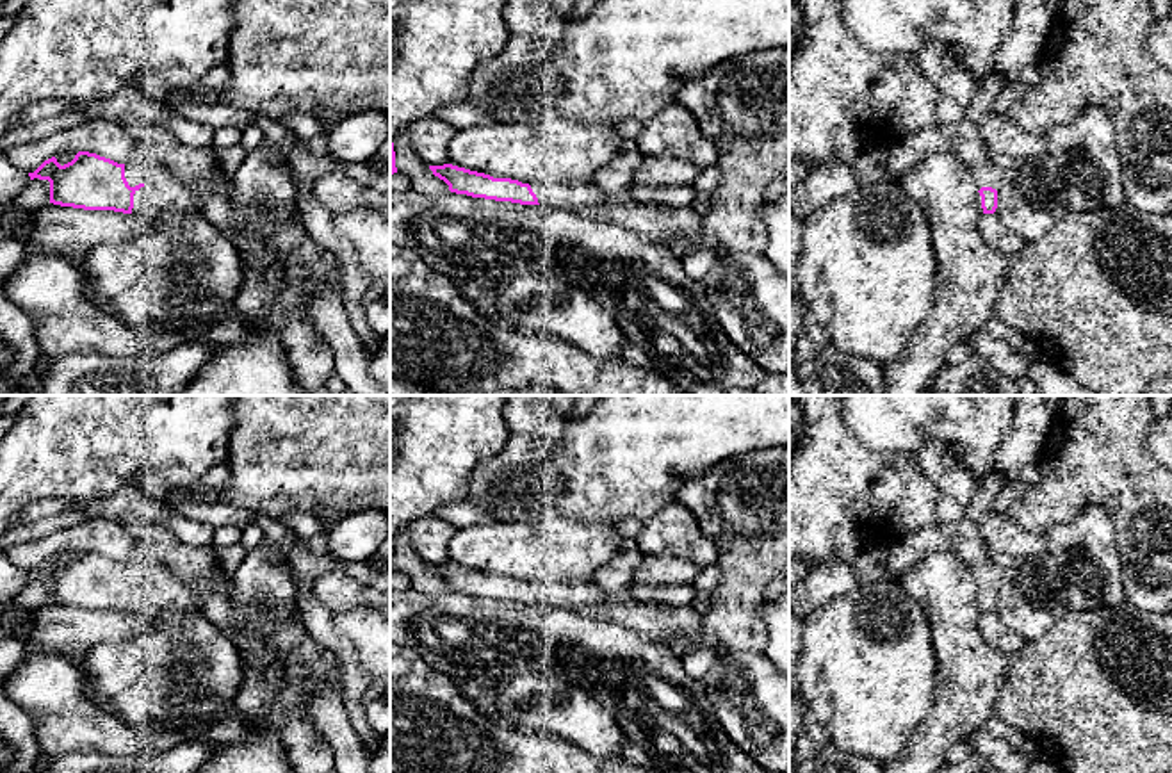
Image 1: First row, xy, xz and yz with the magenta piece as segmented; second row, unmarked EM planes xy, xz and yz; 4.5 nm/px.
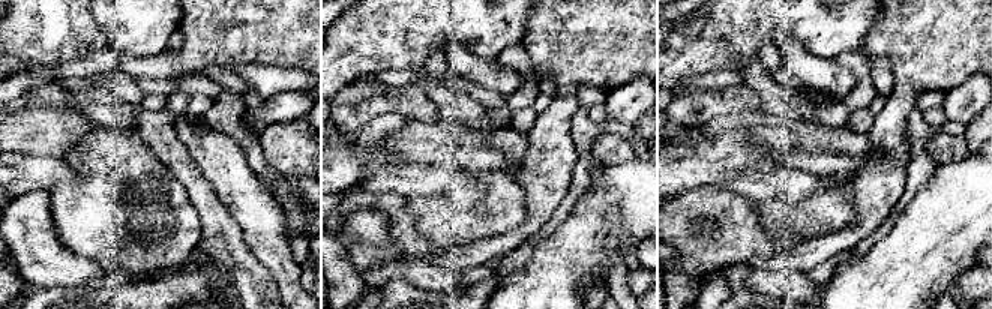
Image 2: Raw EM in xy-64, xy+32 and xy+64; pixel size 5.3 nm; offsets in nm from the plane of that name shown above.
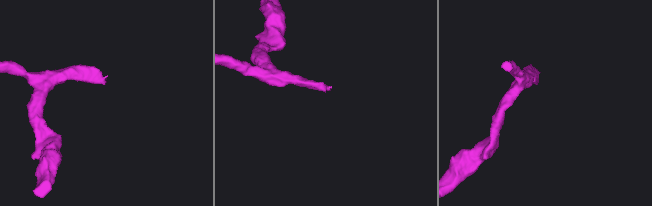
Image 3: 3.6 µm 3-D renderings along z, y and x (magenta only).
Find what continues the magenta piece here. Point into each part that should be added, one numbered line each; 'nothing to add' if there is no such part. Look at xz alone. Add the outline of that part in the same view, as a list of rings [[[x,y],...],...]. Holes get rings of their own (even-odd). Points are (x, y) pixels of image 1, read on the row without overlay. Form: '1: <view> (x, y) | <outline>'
1: xz (659, 624) | [[[531,582],[540,604],[565,607],[577,614],[620,623],[639,636],[668,645],[679,636],[695,638],[700,614],[689,606],[666,607],[643,604],[629,590],[606,593],[593,582]]]

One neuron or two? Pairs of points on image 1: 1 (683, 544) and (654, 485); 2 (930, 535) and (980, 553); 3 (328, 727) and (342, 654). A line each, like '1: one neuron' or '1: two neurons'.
1: two neurons
2: one neuron
3: two neurons

